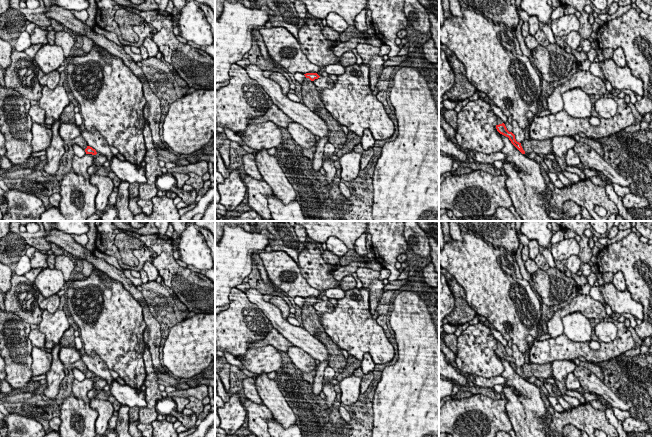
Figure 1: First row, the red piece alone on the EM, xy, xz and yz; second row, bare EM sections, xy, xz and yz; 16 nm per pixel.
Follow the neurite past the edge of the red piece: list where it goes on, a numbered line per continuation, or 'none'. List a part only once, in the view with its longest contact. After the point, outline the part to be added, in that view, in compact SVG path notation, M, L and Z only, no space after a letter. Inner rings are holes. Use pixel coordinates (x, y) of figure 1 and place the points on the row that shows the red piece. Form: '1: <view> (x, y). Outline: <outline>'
1: yz (540, 147). Outline: M551 139L546 140L524 140L521 146L526 154L535 153L536 155L553 154Z

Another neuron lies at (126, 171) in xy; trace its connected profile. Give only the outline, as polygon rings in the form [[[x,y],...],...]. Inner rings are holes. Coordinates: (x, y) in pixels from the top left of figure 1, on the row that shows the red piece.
[[[116,155],[112,157],[109,168],[121,181],[126,181],[129,184],[146,182],[145,167],[138,168],[127,160],[121,161]]]

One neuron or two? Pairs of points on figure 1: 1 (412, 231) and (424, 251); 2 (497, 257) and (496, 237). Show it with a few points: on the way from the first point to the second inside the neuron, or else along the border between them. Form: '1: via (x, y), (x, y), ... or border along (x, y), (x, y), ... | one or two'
1: via (415, 236), (420, 246) | one
2: border along (476, 235), (495, 247), (503, 247), (507, 251) | two

